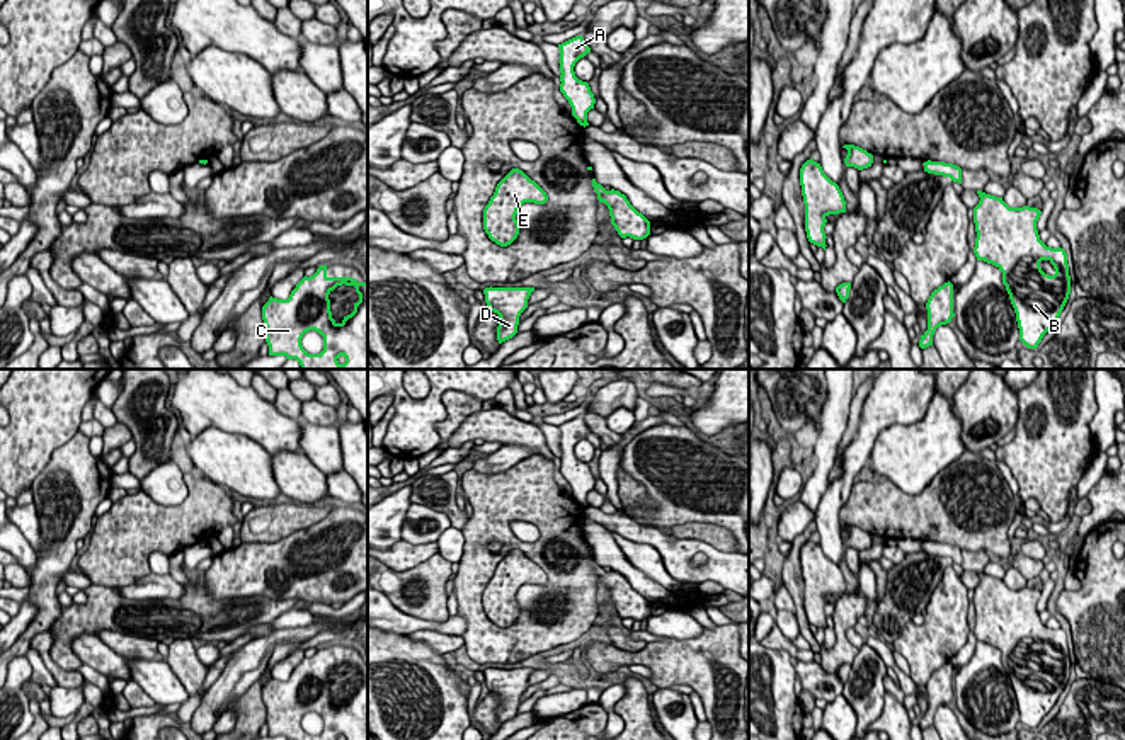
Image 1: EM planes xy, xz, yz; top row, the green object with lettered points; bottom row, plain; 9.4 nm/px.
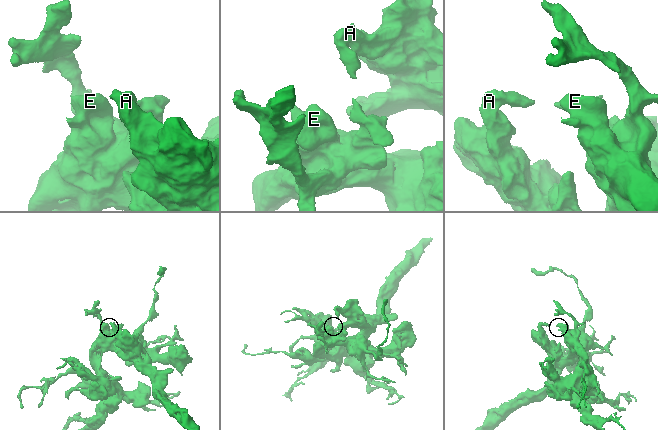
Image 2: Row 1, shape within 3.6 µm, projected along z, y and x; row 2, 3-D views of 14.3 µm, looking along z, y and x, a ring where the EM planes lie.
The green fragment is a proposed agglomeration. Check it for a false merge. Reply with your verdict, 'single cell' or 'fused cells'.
single cell

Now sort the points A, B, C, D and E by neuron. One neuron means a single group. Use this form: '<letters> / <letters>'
A B C D E

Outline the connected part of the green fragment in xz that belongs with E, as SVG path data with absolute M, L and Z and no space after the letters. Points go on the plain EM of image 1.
M512 549L495 568L483 590L483 611L500 628L511 626L519 616L516 601L524 583L545 585L546 573L523 551Z

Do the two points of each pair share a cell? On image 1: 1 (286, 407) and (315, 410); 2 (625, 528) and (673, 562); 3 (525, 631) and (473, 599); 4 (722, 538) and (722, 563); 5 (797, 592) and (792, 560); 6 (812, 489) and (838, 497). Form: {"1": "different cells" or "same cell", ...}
{"1": "same cell", "2": "same cell", "3": "same cell", "4": "different cells", "5": "same cell", "6": "different cells"}

